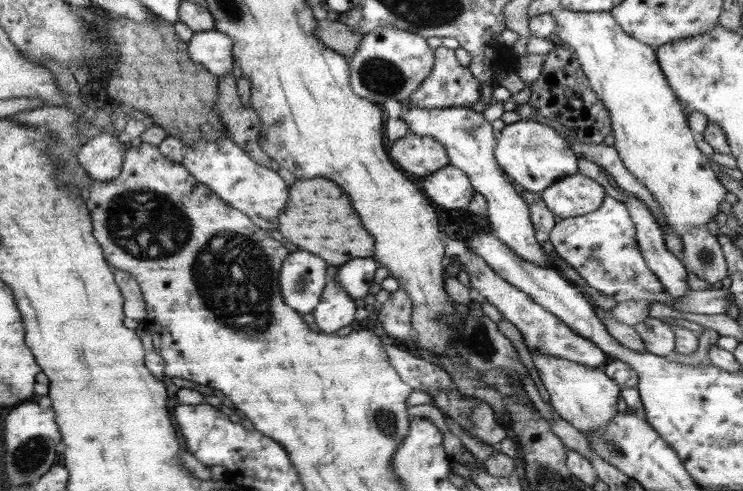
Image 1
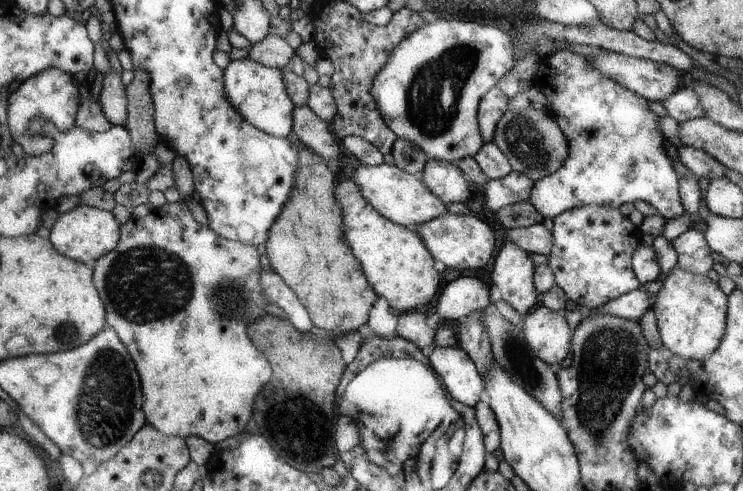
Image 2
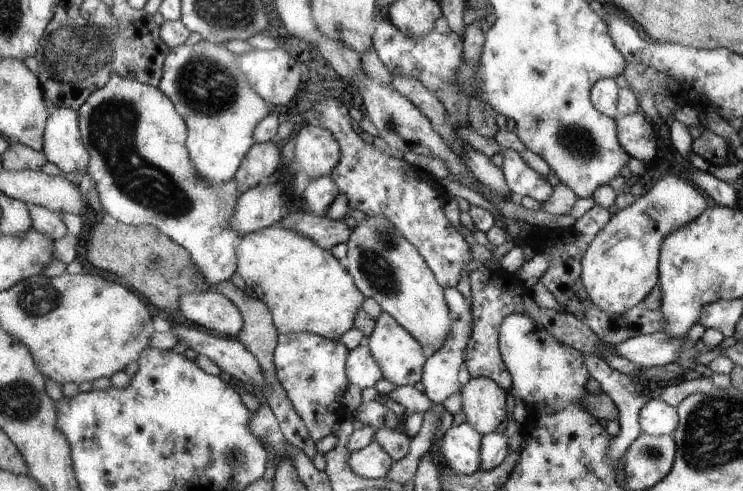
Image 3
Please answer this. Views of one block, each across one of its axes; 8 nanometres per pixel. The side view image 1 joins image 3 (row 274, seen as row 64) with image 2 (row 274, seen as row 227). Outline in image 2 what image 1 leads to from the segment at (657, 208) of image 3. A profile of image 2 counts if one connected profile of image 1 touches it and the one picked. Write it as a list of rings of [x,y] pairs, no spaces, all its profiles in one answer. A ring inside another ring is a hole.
[[[676,265],[656,293],[653,311],[662,344],[686,360],[707,359],[723,343],[727,332],[726,294],[707,276],[690,274]]]

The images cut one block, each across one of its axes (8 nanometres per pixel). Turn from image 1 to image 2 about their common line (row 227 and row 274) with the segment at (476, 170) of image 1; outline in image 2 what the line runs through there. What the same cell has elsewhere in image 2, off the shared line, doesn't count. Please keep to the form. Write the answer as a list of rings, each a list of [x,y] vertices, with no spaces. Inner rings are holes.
[[[506,240],[492,264],[492,289],[495,297],[510,304],[522,319],[539,305],[540,292],[534,283],[534,264],[526,249]]]

